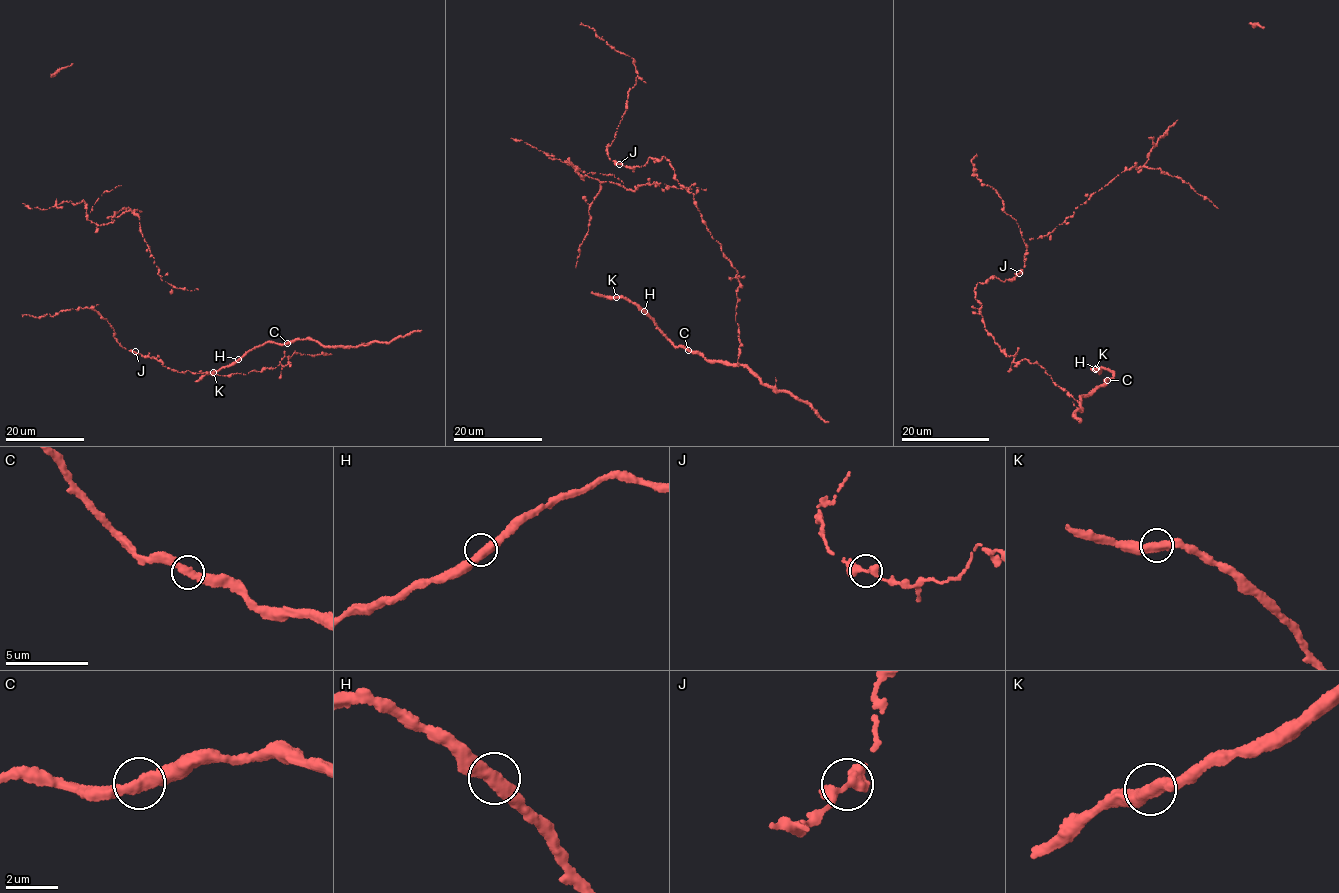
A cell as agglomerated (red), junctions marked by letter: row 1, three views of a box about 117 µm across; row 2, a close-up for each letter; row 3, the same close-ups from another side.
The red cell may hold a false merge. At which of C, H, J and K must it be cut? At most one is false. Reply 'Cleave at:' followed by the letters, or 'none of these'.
Cleave at: none of these

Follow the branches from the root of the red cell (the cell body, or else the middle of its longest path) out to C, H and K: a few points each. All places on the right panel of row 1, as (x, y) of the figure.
C: (1019, 274), (1003, 282), (991, 276), (974, 288), (995, 344), (1016, 363), (1041, 366), (1075, 400), (1107, 381)
H: (1019, 274), (974, 288), (995, 344), (1016, 363), (1041, 366), (1078, 401), (1114, 376), (1096, 368)
K: (1019, 274), (974, 288), (995, 344), (1016, 363), (1041, 366), (1078, 401), (1114, 376), (1095, 369)

